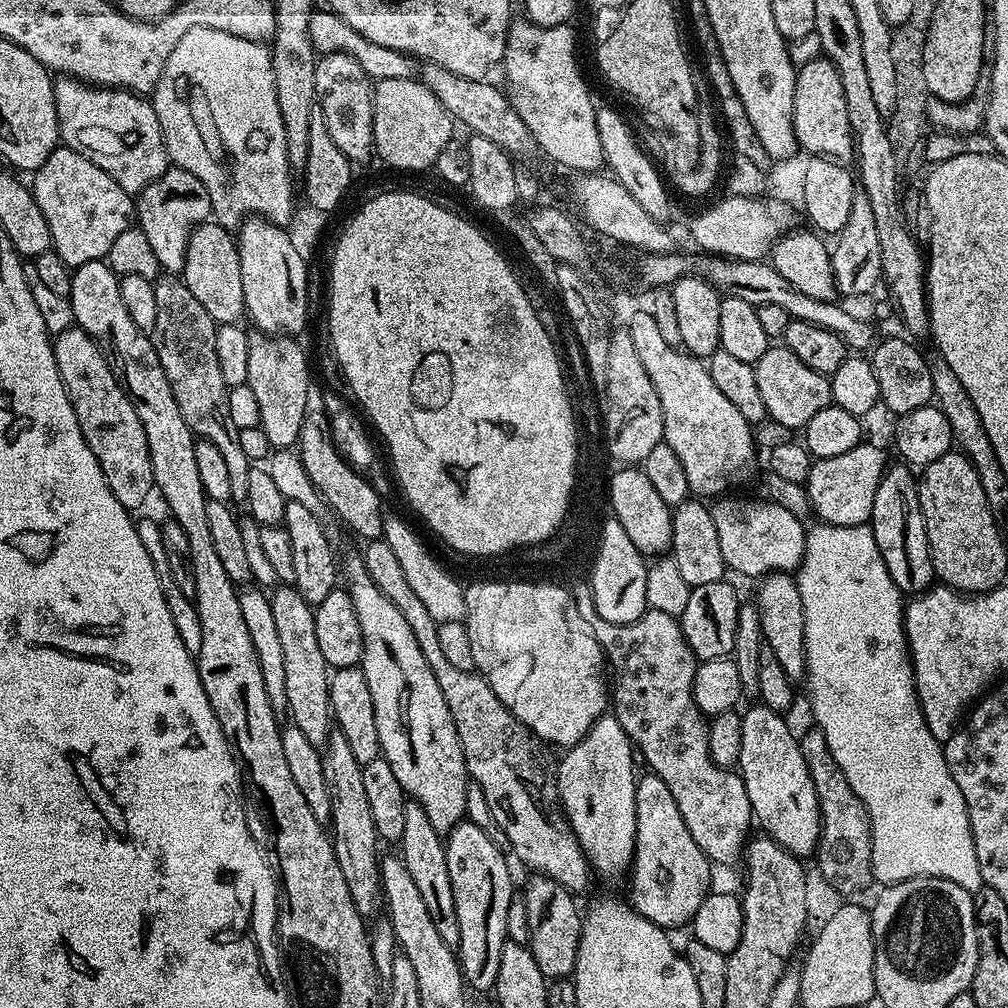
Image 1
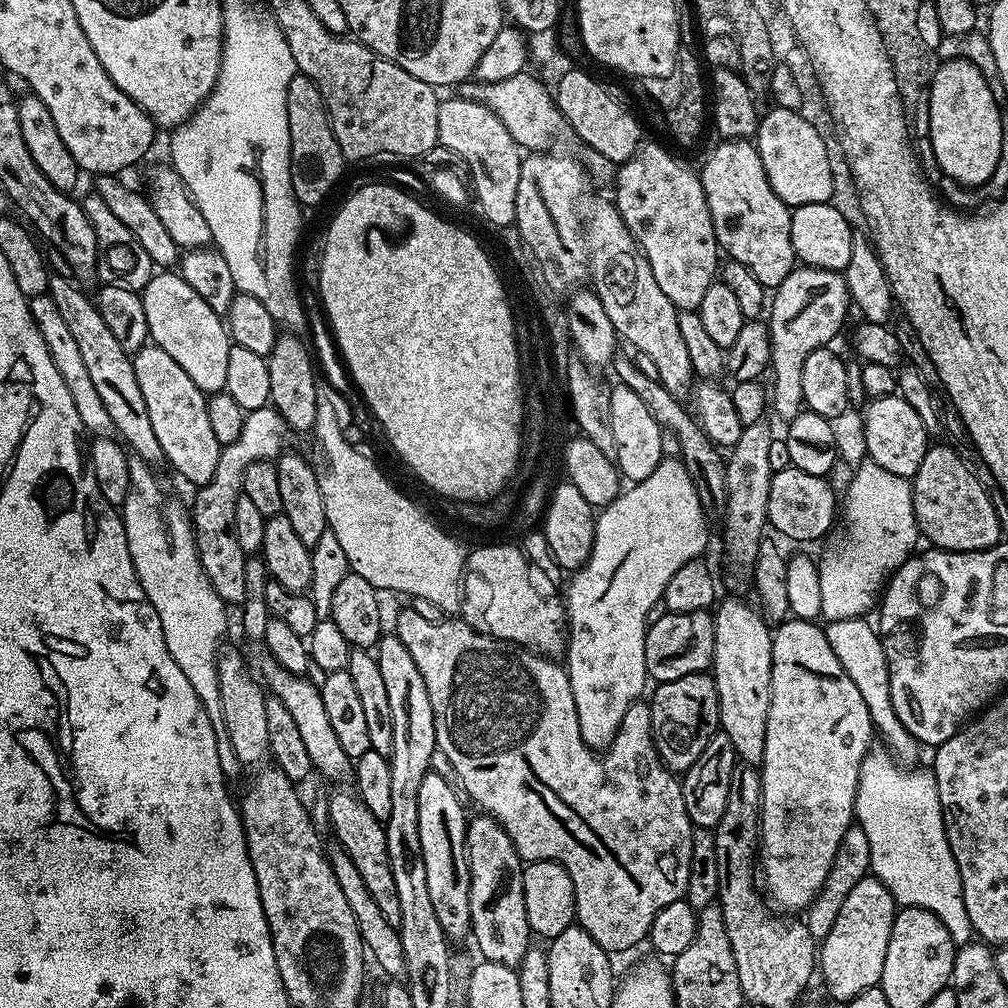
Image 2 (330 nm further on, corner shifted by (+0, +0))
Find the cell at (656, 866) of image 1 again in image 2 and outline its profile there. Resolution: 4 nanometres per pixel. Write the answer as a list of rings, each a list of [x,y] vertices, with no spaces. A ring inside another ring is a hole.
[[[411,606],[396,616],[394,634],[410,650],[410,658],[418,665],[422,673],[422,682],[426,682],[426,694],[430,694],[430,706],[434,706],[434,730],[436,731],[436,747],[450,758],[454,770],[458,770],[458,778],[464,787],[463,795],[469,796],[477,804],[481,813],[492,816],[506,830],[510,842],[516,848],[521,861],[557,860],[570,874],[570,882],[574,884],[576,899],[575,923],[598,942],[605,952],[615,954],[632,948],[635,944],[644,944],[650,926],[662,910],[662,906],[670,906],[670,902],[685,899],[684,891],[688,888],[688,879],[692,876],[692,832],[694,826],[686,814],[686,802],[681,781],[660,760],[658,750],[652,737],[652,709],[647,703],[637,702],[626,710],[626,718],[622,718],[622,726],[612,739],[612,744],[603,749],[602,754],[589,750],[582,738],[582,730],[578,730],[578,714],[574,706],[574,694],[570,690],[568,673],[563,667],[556,665],[555,659],[521,648],[519,644],[507,640],[495,640],[493,636],[474,630],[462,618],[445,618],[438,622],[426,622],[418,610]]]

